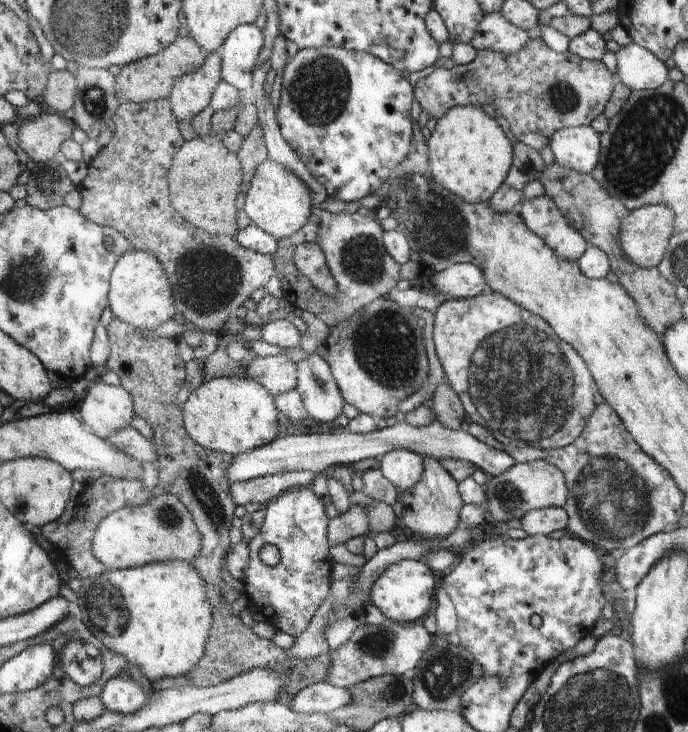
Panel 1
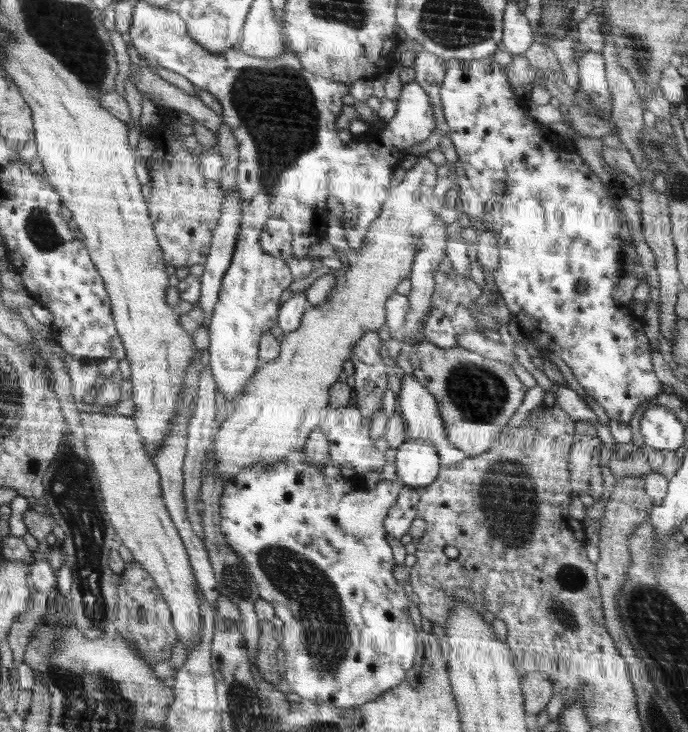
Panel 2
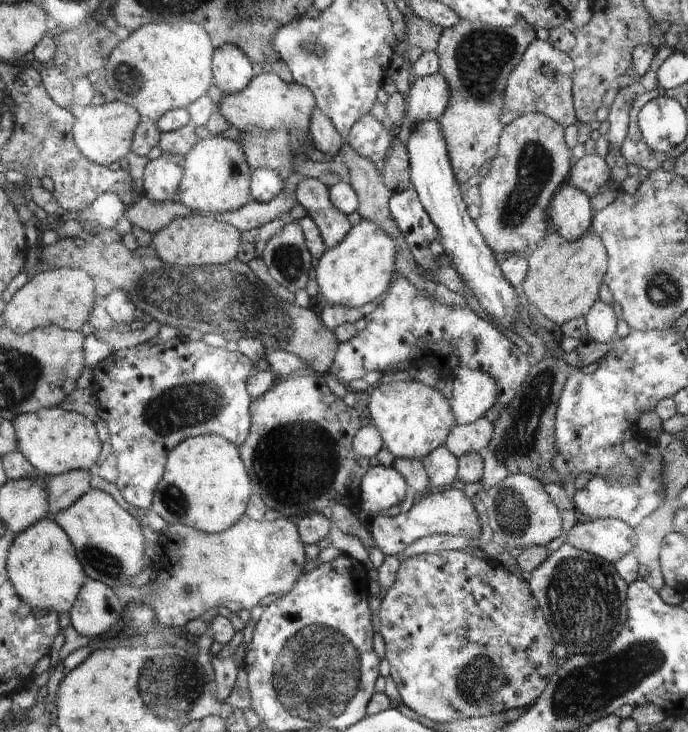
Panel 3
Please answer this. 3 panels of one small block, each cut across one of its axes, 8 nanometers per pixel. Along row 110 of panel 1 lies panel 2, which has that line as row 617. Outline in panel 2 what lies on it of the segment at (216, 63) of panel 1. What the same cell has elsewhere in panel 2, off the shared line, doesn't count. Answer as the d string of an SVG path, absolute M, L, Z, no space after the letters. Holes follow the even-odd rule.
M86 401L80 409L82 414L80 426L84 428L84 436L86 436L84 445L88 448L88 457L92 461L92 466L101 486L107 518L112 528L116 530L121 544L132 552L134 562L140 563L156 580L156 584L159 585L171 608L172 616L174 616L173 624L179 632L180 642L184 643L188 652L190 652L191 648L194 648L200 642L200 633L203 627L198 595L196 594L197 581L195 580L194 569L191 567L187 547L171 520L170 510L167 509L158 466L148 456L147 448L144 448L132 418L114 412L113 408L109 408L104 414L100 410L100 408Z

